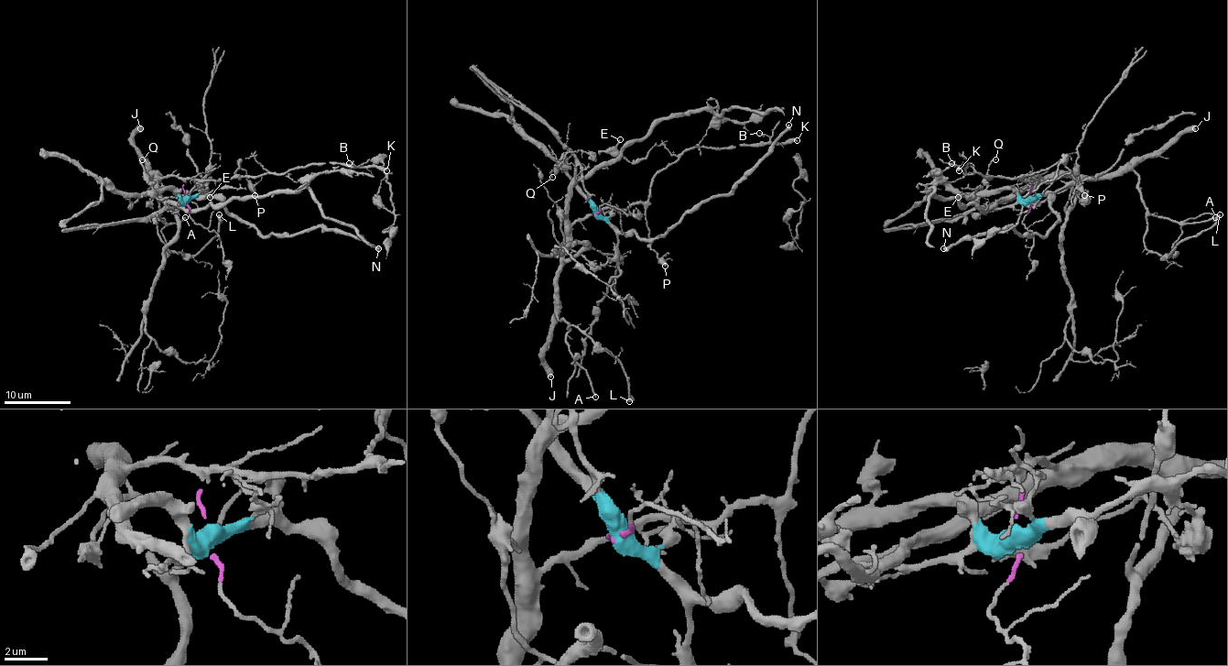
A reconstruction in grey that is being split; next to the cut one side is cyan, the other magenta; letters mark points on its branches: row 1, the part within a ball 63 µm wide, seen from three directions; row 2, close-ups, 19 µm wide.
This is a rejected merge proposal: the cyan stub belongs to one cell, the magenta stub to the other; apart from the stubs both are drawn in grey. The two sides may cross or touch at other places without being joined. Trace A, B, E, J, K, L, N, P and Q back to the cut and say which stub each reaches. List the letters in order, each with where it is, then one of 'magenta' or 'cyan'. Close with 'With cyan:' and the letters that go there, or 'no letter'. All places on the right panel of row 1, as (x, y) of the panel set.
A: (1215, 217) | magenta
B: (951, 163) | magenta
E: (958, 197) | cyan
J: (1195, 128) | magenta
K: (959, 170) | magenta
L: (1220, 214) | magenta
N: (943, 248) | cyan
P: (1084, 195) | magenta
Q: (995, 159) | cyan
With cyan: E, N, Q

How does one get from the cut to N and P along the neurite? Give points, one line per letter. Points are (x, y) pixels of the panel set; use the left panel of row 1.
N: (184, 199), (216, 197), (231, 213), (253, 223), (264, 235), (292, 235), (317, 227), (339, 229), (379, 249)
P: (184, 199), (182, 184), (188, 179), (217, 180), (234, 176), (239, 169), (239, 162), (254, 195)

